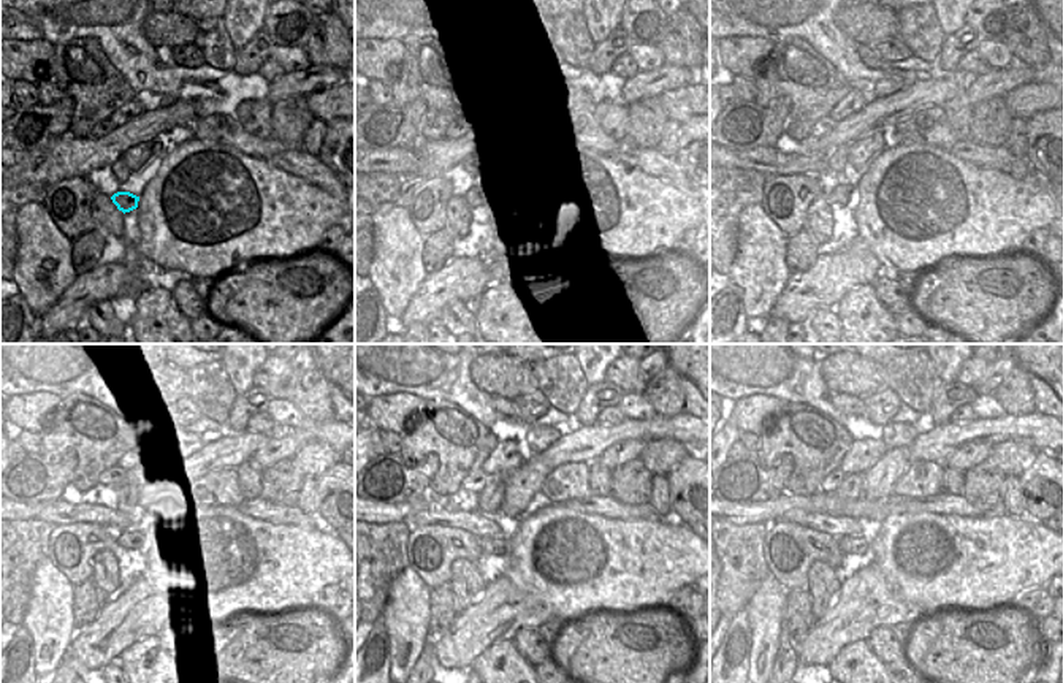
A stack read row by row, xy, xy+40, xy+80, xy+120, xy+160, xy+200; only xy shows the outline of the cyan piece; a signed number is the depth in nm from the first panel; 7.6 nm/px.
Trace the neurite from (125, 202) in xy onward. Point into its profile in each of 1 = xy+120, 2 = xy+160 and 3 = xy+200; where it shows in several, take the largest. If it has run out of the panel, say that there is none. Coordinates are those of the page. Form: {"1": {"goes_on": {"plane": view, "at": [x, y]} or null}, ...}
{"1": {"goes_on": {"plane": "xy+120", "at": [132, 539]}}, "2": {"goes_on": {"plane": "xy+160", "at": [498, 544]}}, "3": {"goes_on": {"plane": "xy+200", "at": [854, 544]}}}

